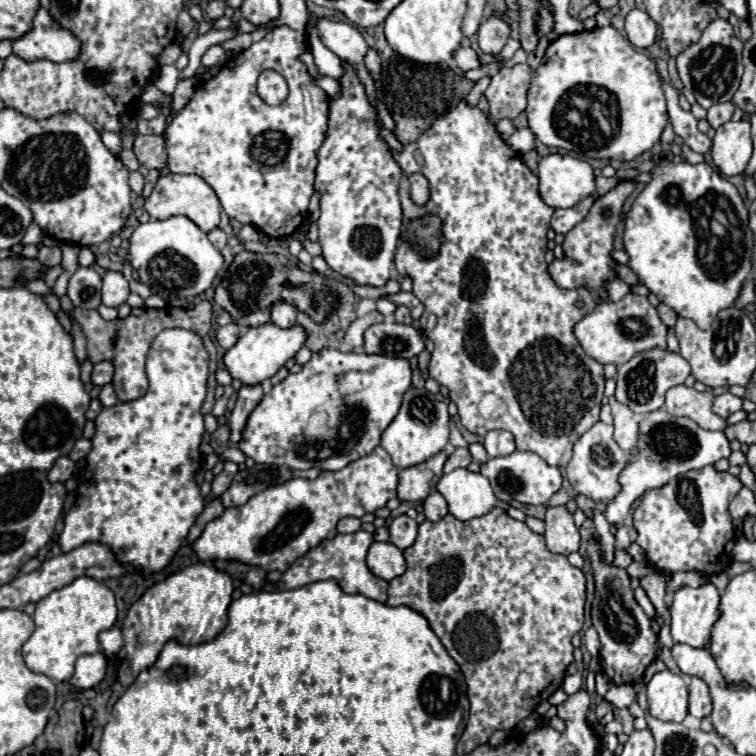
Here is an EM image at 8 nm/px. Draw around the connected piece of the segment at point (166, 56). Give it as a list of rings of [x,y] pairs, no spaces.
[[[170,44],[170,46],[166,46],[166,48],[160,52],[158,64],[174,64],[174,62],[176,62],[176,58],[178,58],[180,54],[182,54],[180,46],[176,46],[176,44]]]

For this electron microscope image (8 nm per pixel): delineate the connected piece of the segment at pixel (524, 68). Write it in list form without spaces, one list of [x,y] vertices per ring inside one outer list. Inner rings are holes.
[[[514,64],[502,68],[492,76],[488,90],[484,92],[490,102],[490,114],[496,120],[514,120],[526,108],[526,92],[530,88],[528,64]]]

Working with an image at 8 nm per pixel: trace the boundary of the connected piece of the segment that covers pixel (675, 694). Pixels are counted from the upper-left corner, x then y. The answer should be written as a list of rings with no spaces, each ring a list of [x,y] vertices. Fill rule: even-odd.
[[[662,670],[646,686],[648,712],[658,720],[682,722],[688,714],[688,686],[682,676]]]

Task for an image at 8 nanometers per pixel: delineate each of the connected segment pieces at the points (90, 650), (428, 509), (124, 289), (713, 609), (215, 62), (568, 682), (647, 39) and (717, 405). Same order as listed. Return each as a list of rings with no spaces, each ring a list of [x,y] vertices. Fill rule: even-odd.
[[[80,576],[64,588],[54,590],[36,604],[34,624],[36,630],[22,646],[22,656],[32,672],[46,674],[58,682],[70,680],[74,662],[82,654],[96,654],[100,650],[98,634],[112,628],[116,622],[116,600],[108,586],[102,582]]]
[[[432,492],[426,500],[424,500],[424,514],[428,520],[436,522],[442,520],[448,514],[448,504],[444,500],[444,496],[440,496],[438,492]]]
[[[108,270],[104,274],[104,286],[102,286],[102,302],[106,306],[120,306],[126,302],[128,294],[130,294],[130,284],[128,280],[124,278],[122,272],[116,272],[116,270]]]
[[[714,584],[700,588],[680,588],[674,592],[672,638],[676,644],[706,648],[712,638],[712,628],[720,618],[720,594]]]
[[[212,46],[202,56],[202,66],[222,66],[224,62],[226,62],[226,52],[222,50],[222,46]]]
[[[574,674],[574,676],[566,676],[564,678],[564,684],[562,684],[562,690],[566,694],[574,694],[580,690],[580,684],[582,684],[582,676],[580,674]]]
[[[632,10],[626,16],[626,36],[636,48],[650,48],[658,38],[656,22],[642,10]]]
[[[720,394],[714,398],[714,404],[712,404],[712,410],[722,418],[728,418],[730,414],[734,414],[740,408],[742,408],[742,400],[734,394]]]

